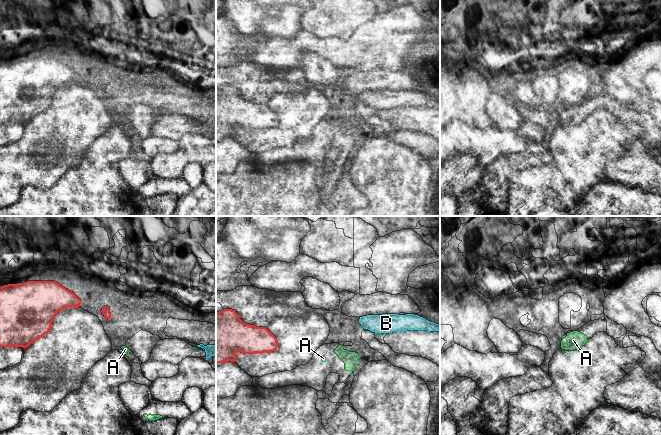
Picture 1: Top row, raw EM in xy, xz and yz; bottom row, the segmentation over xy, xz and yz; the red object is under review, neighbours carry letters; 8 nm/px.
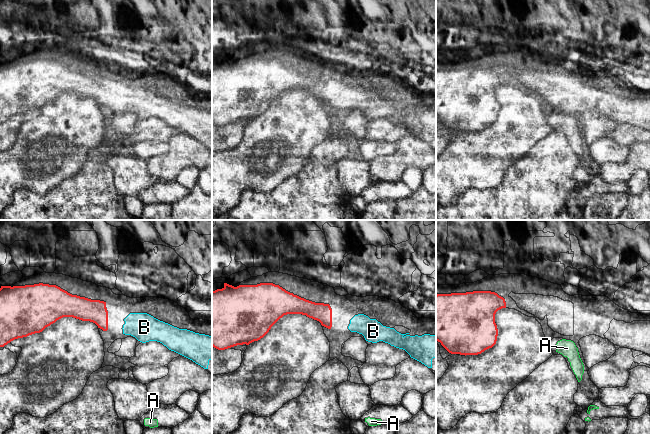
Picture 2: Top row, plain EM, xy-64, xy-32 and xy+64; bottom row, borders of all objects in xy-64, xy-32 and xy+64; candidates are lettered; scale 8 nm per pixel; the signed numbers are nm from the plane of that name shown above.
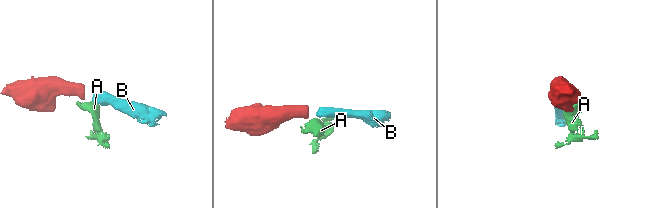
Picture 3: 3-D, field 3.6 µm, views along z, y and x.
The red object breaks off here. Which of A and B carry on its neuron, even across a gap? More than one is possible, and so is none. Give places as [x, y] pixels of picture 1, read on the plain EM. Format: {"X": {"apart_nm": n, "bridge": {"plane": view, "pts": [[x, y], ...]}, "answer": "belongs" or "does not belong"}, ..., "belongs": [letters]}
{"A": {"apart_nm": 240, "bridge": {"plane": "xy", "pts": [[108, 95], [122, 122]]}, "answer": "does not belong"}, "B": {"apart_nm": 440, "bridge": {"plane": "xy", "pts": [[110, 93], [164, 107]]}, "answer": "belongs"}, "belongs": ["B"]}

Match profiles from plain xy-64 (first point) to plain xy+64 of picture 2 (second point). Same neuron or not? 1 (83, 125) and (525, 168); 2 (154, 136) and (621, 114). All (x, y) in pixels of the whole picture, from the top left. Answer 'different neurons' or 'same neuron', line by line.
1: different neurons
2: different neurons

